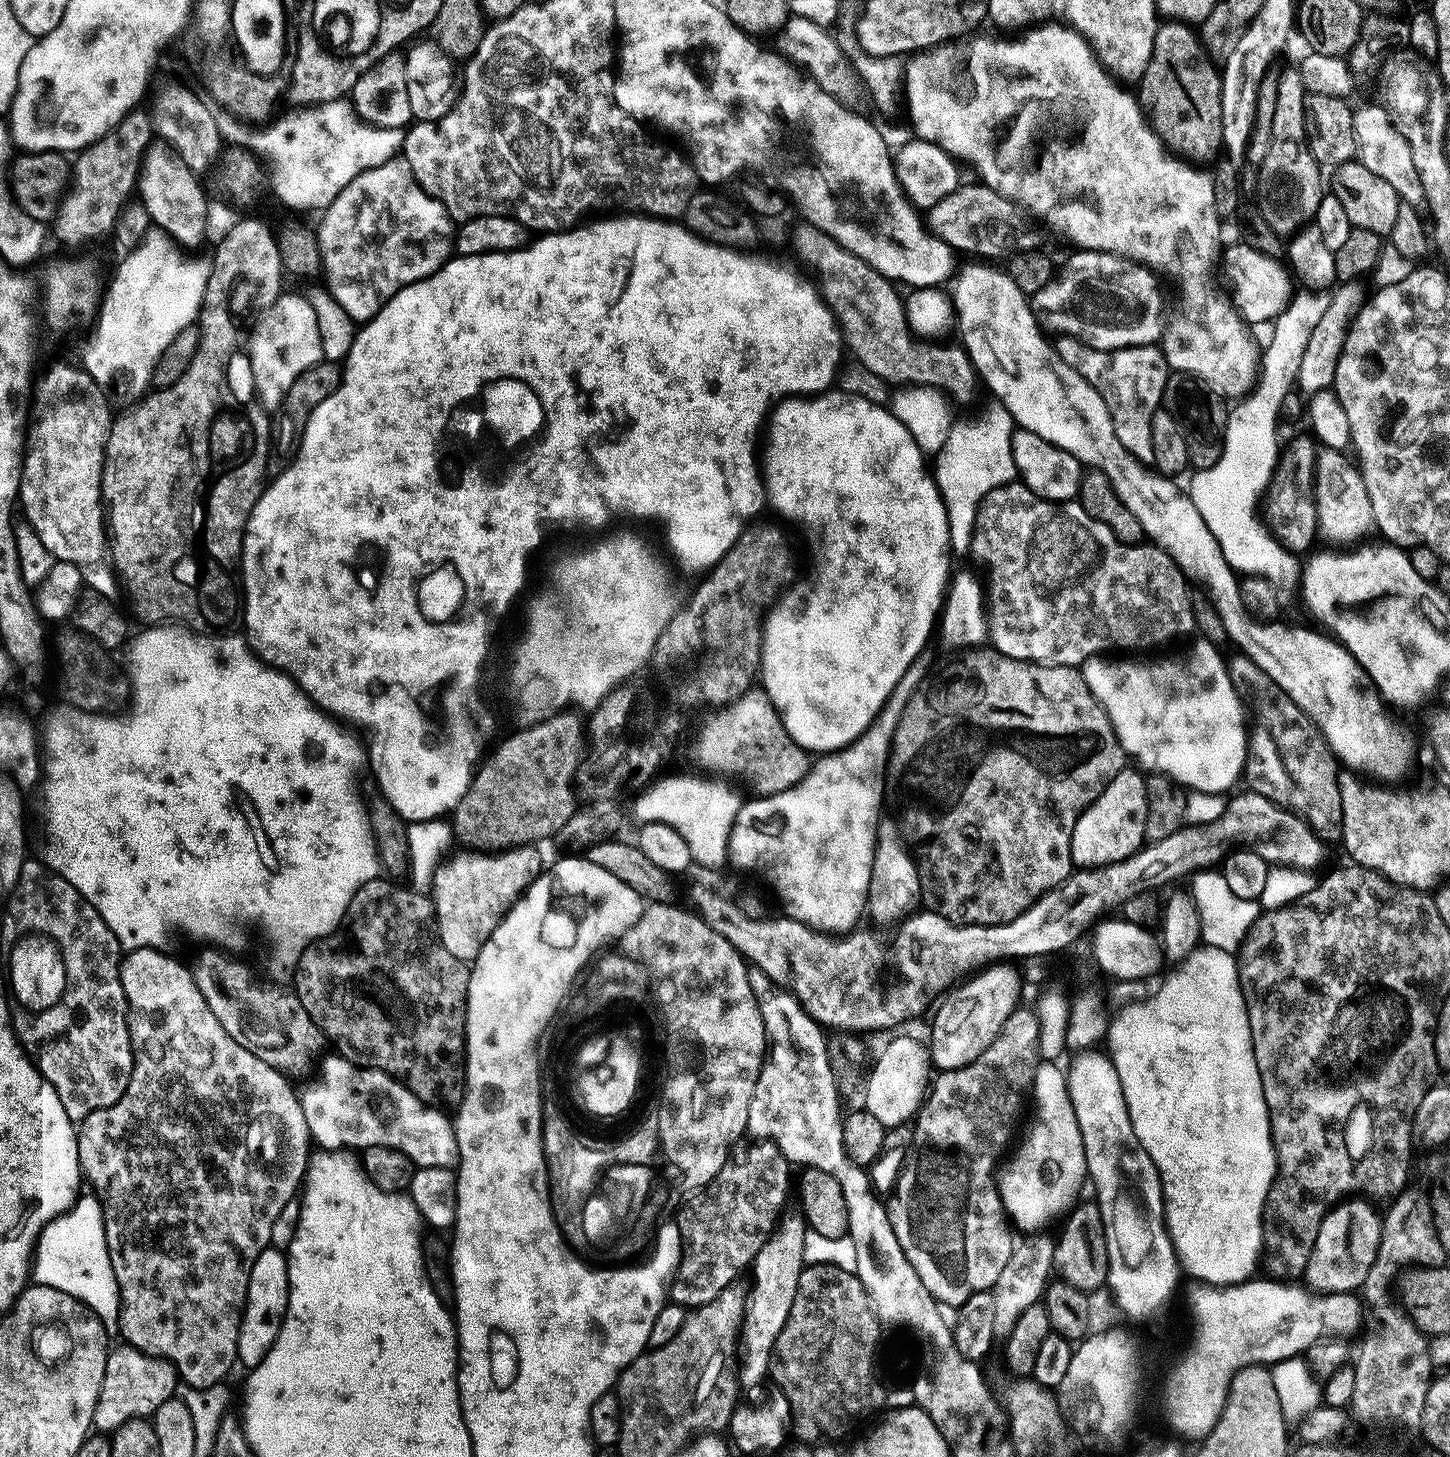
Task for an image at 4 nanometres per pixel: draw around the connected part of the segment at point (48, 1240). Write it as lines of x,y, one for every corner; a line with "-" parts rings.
81,1195
68,1211
53,1218
40,1231
30,1276
35,1283
62,1290
88,1305
102,1322
106,1334
116,1338
120,1335
120,1291
114,1278
114,1266
110,1266
100,1202
95,1195
87,1195

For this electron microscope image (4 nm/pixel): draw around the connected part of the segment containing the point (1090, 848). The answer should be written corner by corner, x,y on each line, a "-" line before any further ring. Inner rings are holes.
1119,772
1078,818
1072,835
1072,862
1077,869
1098,869
1118,863
1134,855
1145,843
1146,784
1145,777
1136,772

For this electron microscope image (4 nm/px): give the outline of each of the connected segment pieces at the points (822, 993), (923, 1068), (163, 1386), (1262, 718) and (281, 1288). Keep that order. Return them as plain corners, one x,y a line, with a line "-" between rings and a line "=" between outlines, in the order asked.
769,916
765,920
755,921
754,926
764,929
759,938
734,936
730,938
732,946
745,961
761,969
776,983
783,981
784,970
789,966
793,995
806,1012
811,1014
813,1020
823,1027
832,1026
834,1030
850,1034
894,1028
920,1014
922,1016
932,1001
925,992
908,990
907,981
902,978
883,991
884,1002
880,1008
876,1004
876,998
862,1000
862,994
858,994
858,976
862,976
862,964
870,964
871,931
854,930
837,938
785,916
=
896,1036
880,1052
876,1065
866,1076
863,1107
884,1124
885,1129
907,1125
920,1111
930,1088
930,1052
912,1036
=
113,1347
106,1358
106,1370
92,1415
92,1428
100,1434
112,1434
130,1419
151,1417
177,1391
176,1368
169,1360
147,1356
137,1348
119,1347
=
1236,654
1227,665
1233,684
1248,684
1252,704
1256,707
1256,717
1250,720
1251,791
1295,812
1321,840
1339,841
1344,831
1341,765
1324,740
1324,732
1248,656
=
271,1246
262,1250
262,1254
258,1254
258,1258
254,1262
254,1266
250,1270
250,1286
248,1287
248,1293
246,1294
246,1302
244,1303
244,1313
240,1319
240,1333
238,1334
238,1350
236,1351
236,1359
242,1365
245,1364
245,1369
251,1370
257,1368
262,1362
262,1358
266,1358
268,1351
272,1349
273,1342
278,1338
278,1330
282,1326
284,1321
284,1309
286,1307
286,1301
288,1299
288,1259
281,1252
279,1248
273,1248

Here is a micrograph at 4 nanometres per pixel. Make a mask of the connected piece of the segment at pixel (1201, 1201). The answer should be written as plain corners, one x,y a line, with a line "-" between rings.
1199,946
1184,960
1180,961
1172,968
1173,972
1164,980
1164,985
1149,998
1145,1004
1132,1004
1129,1008
1124,1008
1120,1013
1115,1013
1114,1019
1109,1023
1108,1033
1106,1037
1107,1055
1112,1061
1112,1065
1118,1070
1118,1082
1122,1082
1122,1094
1126,1098
1126,1110
1130,1114
1130,1126
1134,1126
1134,1134
1138,1138
1138,1142
1142,1142
1142,1146
1146,1150
1146,1154
1150,1154
1150,1158
1154,1162
1154,1166
1160,1171
1160,1182
1164,1189
1164,1223
1168,1230
1168,1237
1172,1239
1172,1246
1176,1249
1176,1259
1179,1267
1183,1269
1189,1277
1204,1281
1207,1284
1217,1286
1237,1286
1244,1281
1253,1279
1256,1268
1256,1263
1261,1263
1262,1249
1264,1246
1264,1203
1268,1200
1268,1191
1272,1185
1272,1179
1276,1177
1276,1151
1272,1145
1272,1131
1270,1130
1270,1122
1268,1121
1268,1107
1264,1101
1264,1091
1262,1090
1262,1078
1258,1074
1258,1062
1254,1062
1254,1050
1252,1049
1252,1039
1250,1038
1250,1022
1246,1014
1246,1006
1242,998
1242,990
1240,989
1240,970
1238,967
1238,960
1235,955
1226,950
1216,949
1213,946

